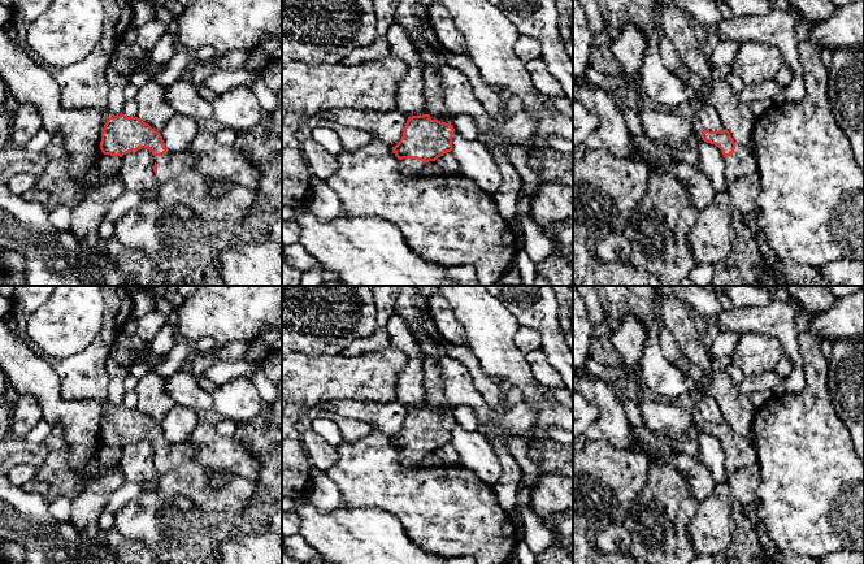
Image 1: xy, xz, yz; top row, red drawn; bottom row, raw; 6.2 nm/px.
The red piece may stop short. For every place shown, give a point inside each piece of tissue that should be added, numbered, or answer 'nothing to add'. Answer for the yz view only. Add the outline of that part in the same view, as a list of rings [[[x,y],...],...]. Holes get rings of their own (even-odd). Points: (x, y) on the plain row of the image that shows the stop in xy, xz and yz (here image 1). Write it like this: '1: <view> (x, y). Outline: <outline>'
1: yz (742, 454). Outline: [[[735,434],[734,443],[724,448],[725,451],[725,469],[733,473],[739,468],[746,468],[757,464],[757,452],[752,442]]]

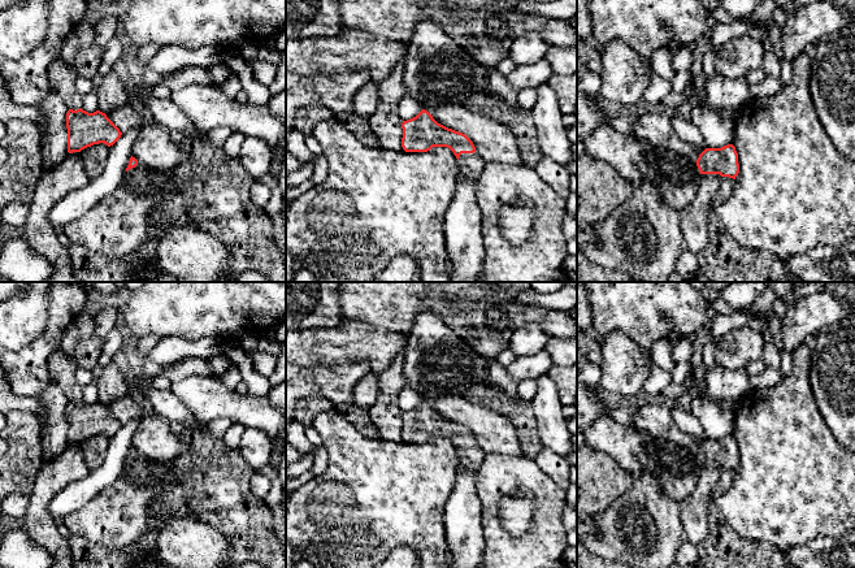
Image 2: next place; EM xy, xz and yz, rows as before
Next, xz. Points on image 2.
1: xz (471, 456). Outline: [[[476,442],[473,445],[461,445],[457,455],[461,467],[468,472],[477,474],[486,452]]]

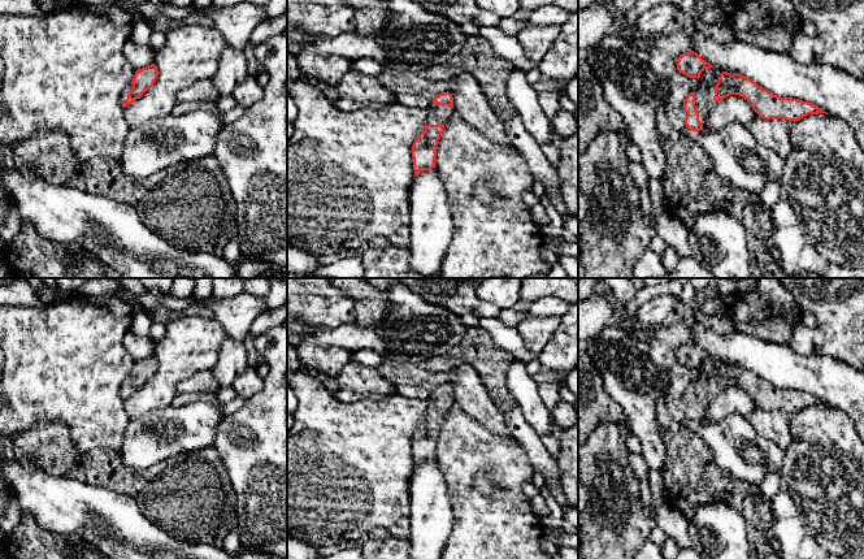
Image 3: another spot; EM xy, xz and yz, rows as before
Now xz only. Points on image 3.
1: xz (437, 406). Outline: [[[430,391],[427,402],[427,411],[426,416],[446,416],[453,399],[450,399],[447,396],[439,396],[434,395],[433,391]]]

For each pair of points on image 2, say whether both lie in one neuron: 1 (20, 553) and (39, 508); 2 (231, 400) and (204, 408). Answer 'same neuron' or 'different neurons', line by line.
1: different neurons
2: same neuron

